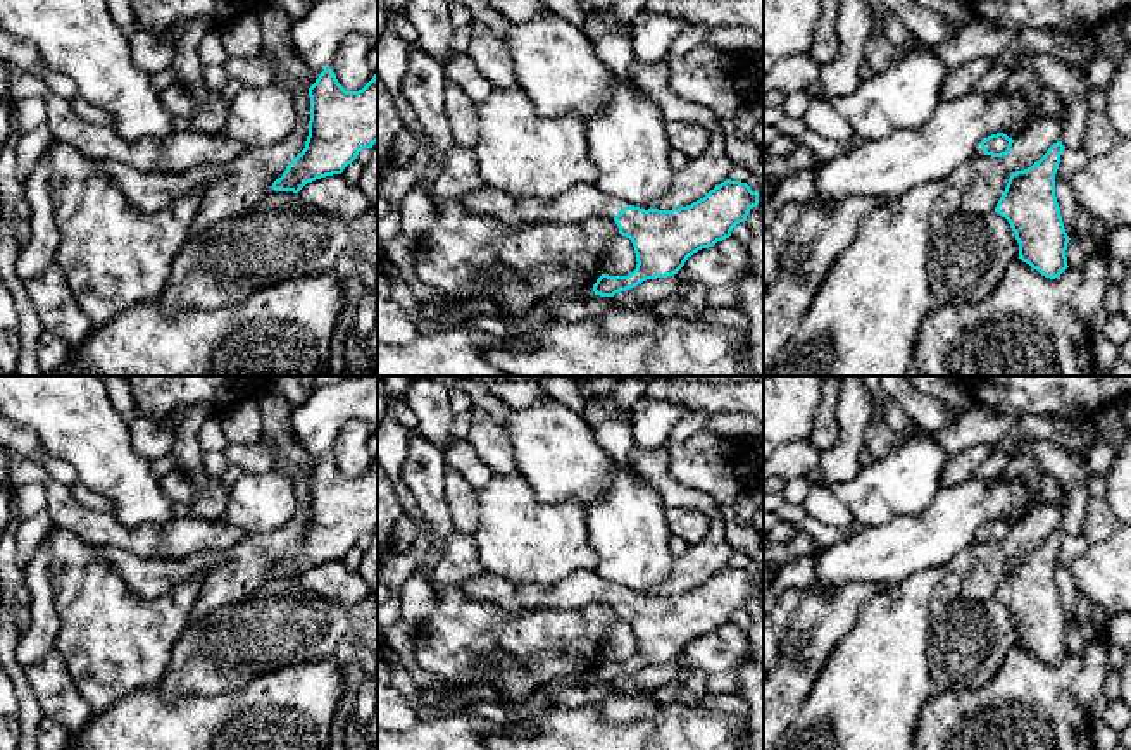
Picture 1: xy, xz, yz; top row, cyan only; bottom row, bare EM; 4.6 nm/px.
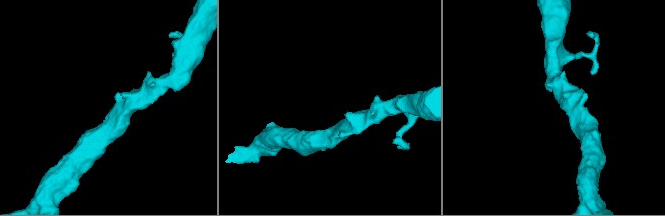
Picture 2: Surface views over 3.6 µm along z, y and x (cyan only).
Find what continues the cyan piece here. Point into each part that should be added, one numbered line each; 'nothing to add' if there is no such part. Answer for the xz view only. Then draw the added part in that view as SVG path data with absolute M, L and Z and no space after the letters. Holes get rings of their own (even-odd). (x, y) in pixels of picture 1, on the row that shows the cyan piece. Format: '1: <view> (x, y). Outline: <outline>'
1: xz (585, 200). Outline: M595 184L574 186L552 200L510 198L493 188L483 188L455 200L472 214L497 217L512 226L524 222L571 224L593 216L614 221L624 207L631 207L621 198L602 193Z

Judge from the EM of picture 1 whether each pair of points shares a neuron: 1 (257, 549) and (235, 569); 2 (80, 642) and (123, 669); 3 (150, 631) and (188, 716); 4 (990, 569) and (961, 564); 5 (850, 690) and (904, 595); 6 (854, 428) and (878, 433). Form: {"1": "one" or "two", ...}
{"1": "one", "2": "one", "3": "two", "4": "two", "5": "one", "6": "two"}

